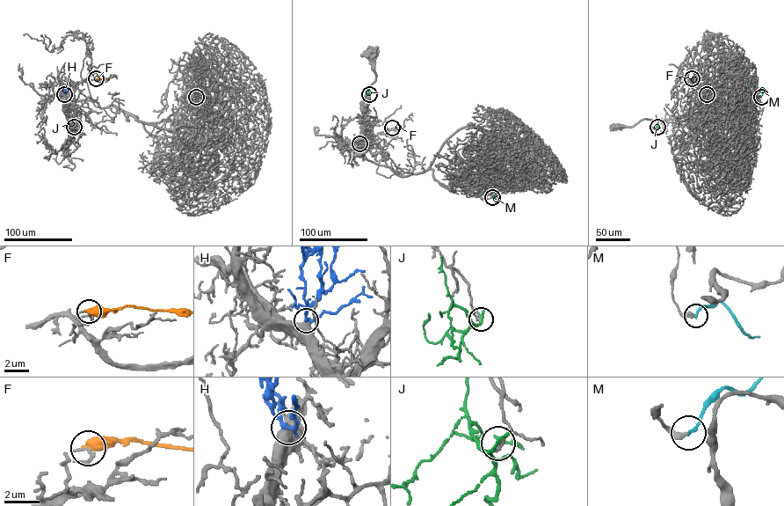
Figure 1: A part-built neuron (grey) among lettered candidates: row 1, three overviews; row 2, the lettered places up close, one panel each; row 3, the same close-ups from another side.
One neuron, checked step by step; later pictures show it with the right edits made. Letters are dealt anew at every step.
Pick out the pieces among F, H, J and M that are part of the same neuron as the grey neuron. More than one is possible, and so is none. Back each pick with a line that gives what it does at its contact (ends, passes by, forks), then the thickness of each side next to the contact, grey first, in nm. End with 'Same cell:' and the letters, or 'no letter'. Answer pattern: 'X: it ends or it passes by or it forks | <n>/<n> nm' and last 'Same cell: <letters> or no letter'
H: it forks | 650/190 nm
Same cell: H

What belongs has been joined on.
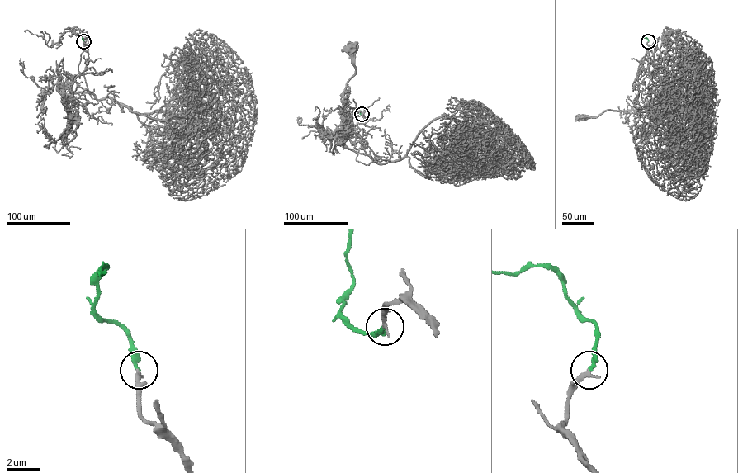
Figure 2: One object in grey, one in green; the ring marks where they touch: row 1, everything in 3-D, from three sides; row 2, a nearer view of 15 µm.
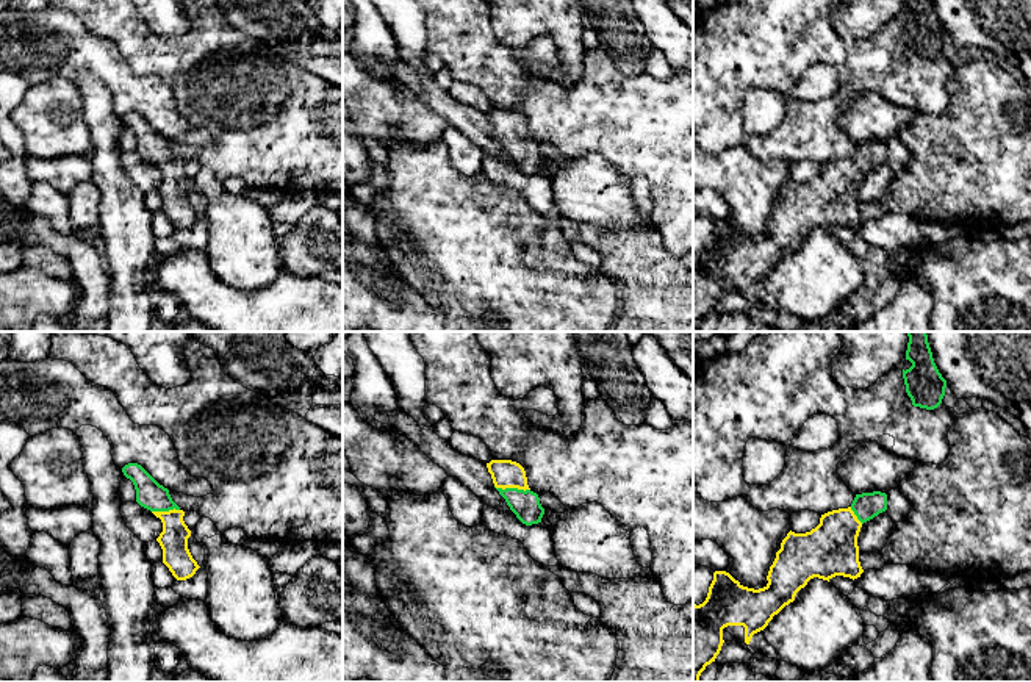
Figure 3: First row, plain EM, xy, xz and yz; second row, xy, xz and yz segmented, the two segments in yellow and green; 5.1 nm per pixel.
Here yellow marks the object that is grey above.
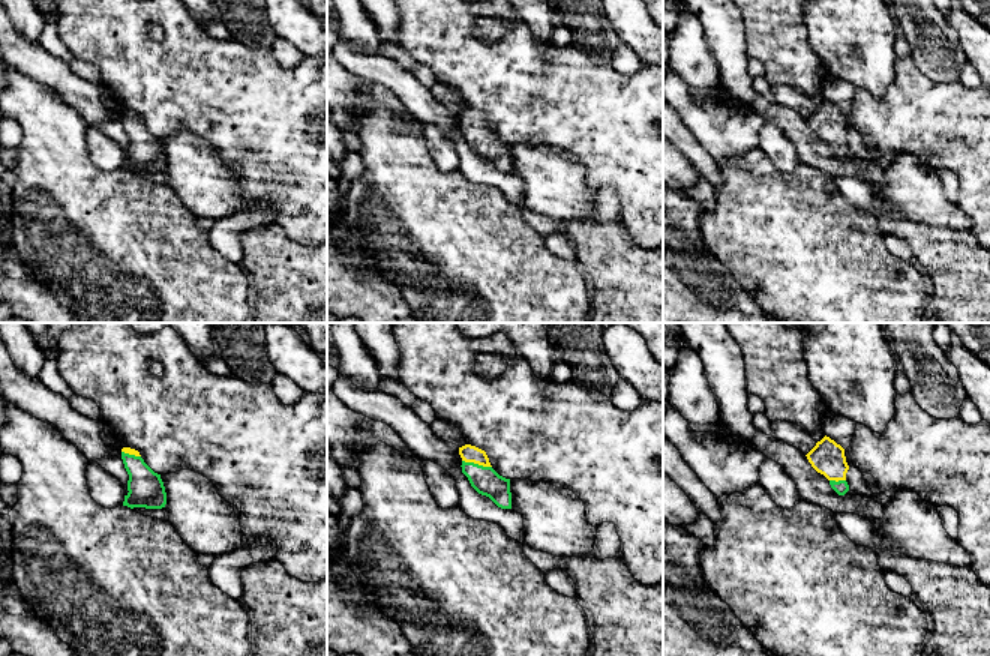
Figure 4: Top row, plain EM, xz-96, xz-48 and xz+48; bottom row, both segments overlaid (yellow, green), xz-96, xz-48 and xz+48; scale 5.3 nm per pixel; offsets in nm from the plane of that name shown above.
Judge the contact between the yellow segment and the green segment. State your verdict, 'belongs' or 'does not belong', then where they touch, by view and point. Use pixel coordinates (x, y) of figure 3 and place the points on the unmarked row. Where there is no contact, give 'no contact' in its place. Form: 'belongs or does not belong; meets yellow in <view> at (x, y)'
belongs; meets yellow in xz at (512, 136)

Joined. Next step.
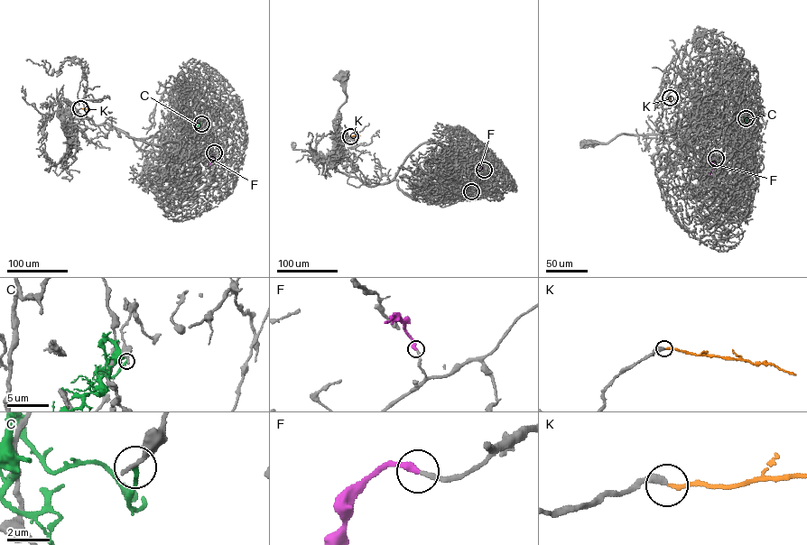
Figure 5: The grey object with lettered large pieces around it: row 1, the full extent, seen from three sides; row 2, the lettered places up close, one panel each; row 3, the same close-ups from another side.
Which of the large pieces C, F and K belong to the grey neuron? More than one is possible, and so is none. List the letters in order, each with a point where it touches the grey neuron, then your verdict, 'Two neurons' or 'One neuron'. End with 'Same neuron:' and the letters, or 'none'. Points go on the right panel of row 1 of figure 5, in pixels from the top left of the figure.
C: Touches grey at (746, 118). Two neurons
F: Touches grey at (716, 158). One neuron
K: Touches grey at (670, 97). One neuron
Same neuron: F, K

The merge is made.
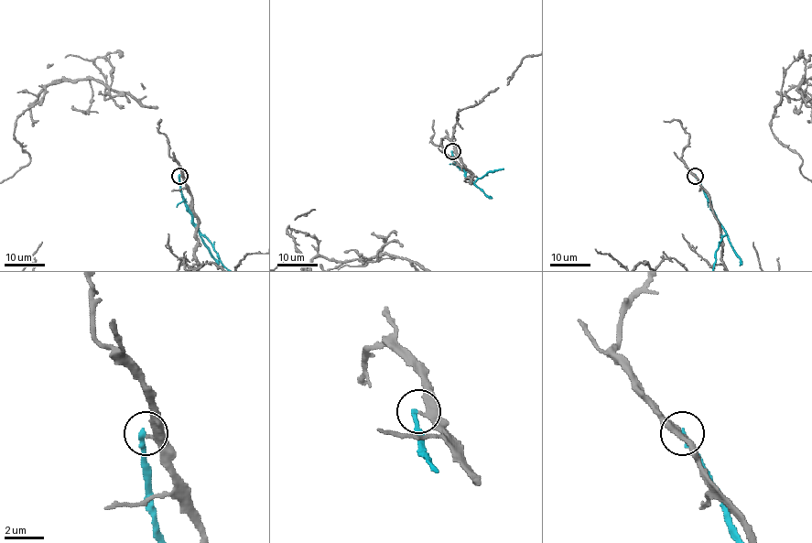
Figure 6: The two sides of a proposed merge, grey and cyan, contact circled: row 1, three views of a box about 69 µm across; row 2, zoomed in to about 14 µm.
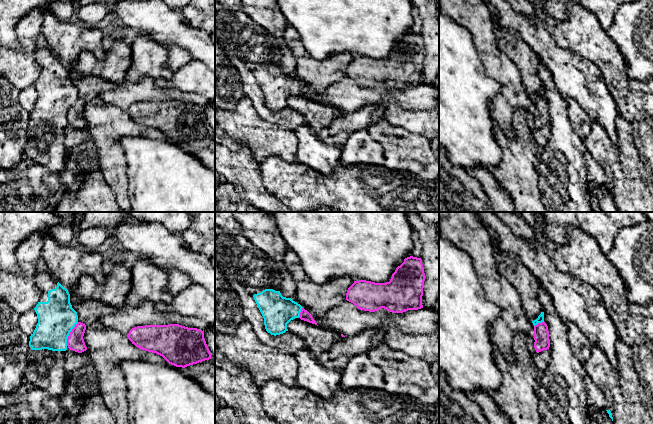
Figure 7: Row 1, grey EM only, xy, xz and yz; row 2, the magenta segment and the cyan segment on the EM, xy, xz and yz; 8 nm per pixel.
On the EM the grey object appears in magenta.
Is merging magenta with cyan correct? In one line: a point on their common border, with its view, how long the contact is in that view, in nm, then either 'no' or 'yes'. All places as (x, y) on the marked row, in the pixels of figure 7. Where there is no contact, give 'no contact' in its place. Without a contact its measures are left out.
meets magenta in xy at (69, 334); contact 220 nm long; no

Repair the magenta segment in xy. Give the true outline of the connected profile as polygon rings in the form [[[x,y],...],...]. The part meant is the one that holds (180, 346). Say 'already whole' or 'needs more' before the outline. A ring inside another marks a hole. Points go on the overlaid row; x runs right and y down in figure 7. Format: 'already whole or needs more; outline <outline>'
already whole; outline [[[179,324],[137,326],[127,337],[136,347],[158,354],[176,367],[211,359],[204,332],[197,328]]]

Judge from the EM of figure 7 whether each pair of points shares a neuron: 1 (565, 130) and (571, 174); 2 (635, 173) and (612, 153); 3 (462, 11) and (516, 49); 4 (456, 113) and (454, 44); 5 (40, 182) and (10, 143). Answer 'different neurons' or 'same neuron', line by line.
1: same neuron
2: same neuron
3: different neurons
4: same neuron
5: different neurons

